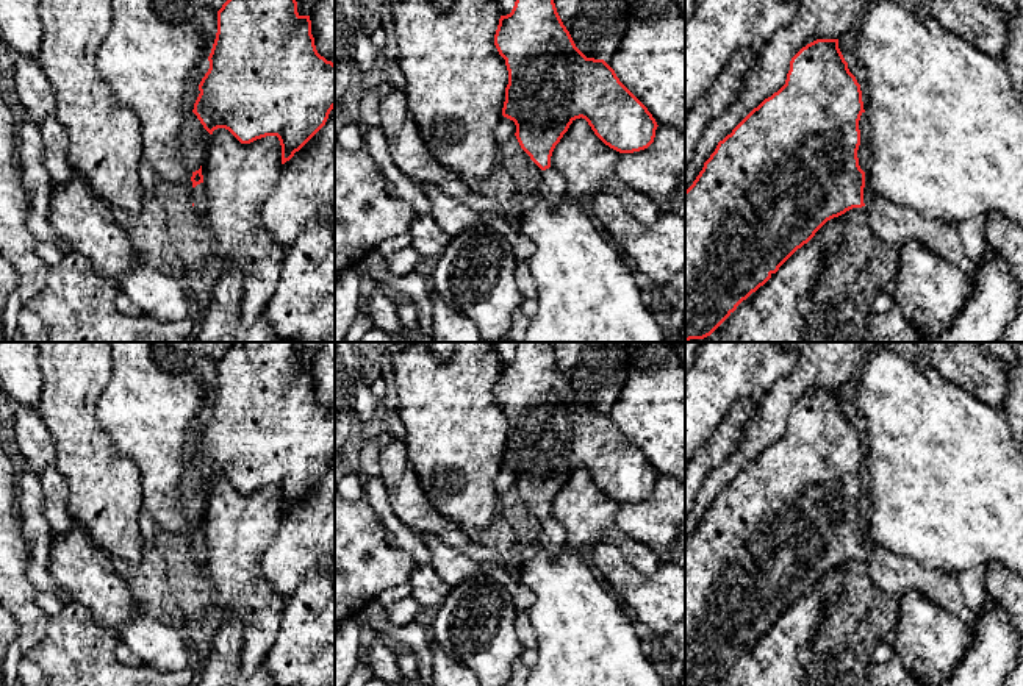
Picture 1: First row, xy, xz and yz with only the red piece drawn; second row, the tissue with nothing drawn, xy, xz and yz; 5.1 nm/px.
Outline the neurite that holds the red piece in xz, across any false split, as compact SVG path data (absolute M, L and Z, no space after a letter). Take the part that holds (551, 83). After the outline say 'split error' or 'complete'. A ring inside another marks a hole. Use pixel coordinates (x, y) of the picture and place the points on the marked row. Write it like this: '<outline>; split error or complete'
M516 0L510 14L501 16L494 34L494 45L505 59L508 84L502 116L516 125L516 139L521 148L543 170L537 195L557 206L569 197L566 180L551 166L551 156L569 125L576 119L585 119L594 134L610 148L619 153L634 153L648 148L655 138L657 122L648 108L619 81L615 70L604 61L587 58L574 44L563 25L554 0Z; split error

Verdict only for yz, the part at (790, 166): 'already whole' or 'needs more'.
needs more

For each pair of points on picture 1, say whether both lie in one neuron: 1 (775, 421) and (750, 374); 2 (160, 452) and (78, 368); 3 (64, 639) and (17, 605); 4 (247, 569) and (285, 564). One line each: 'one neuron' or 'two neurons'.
1: two neurons
2: two neurons
3: two neurons
4: two neurons

